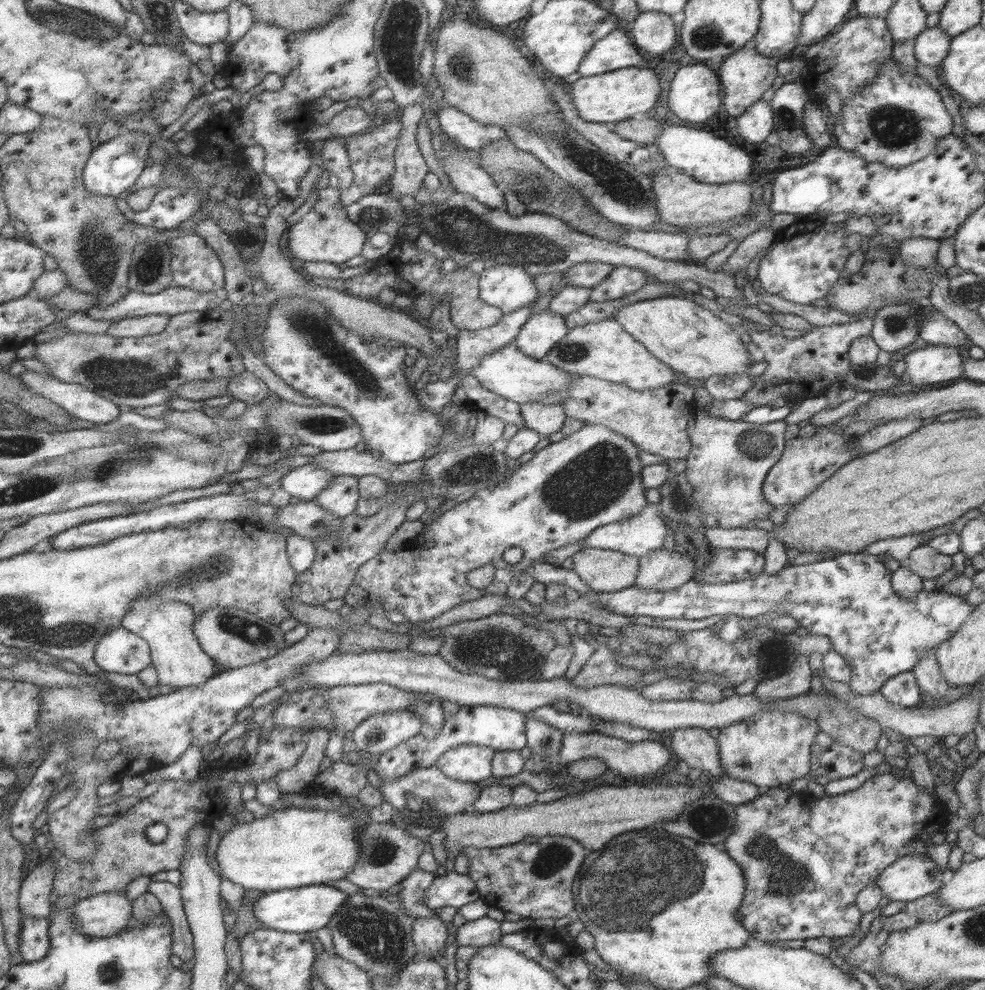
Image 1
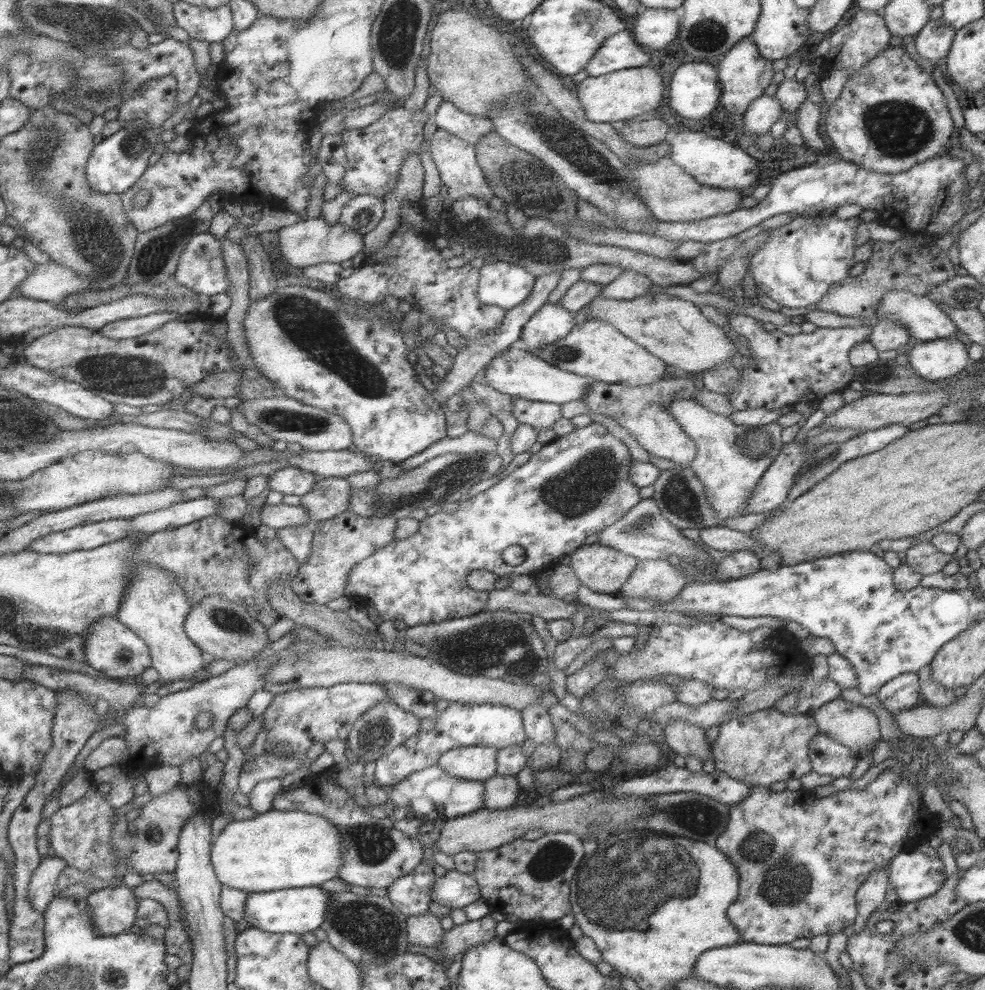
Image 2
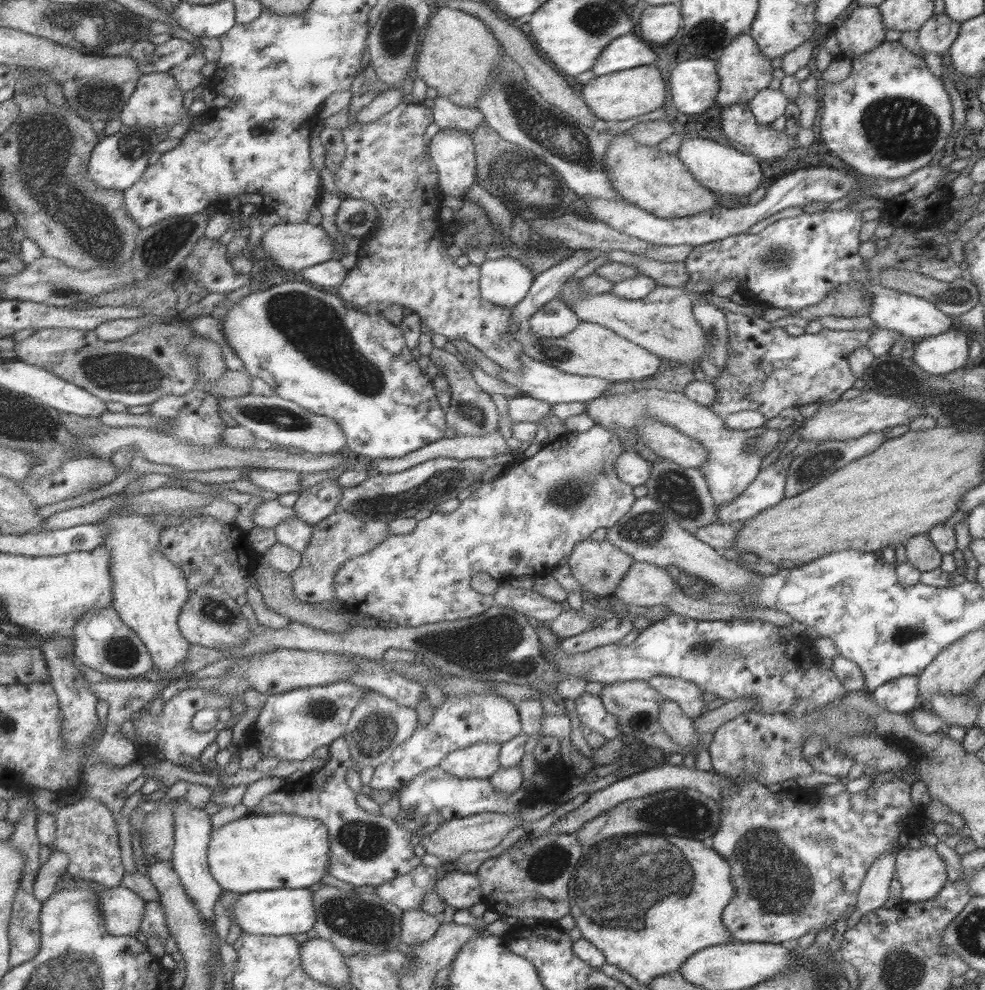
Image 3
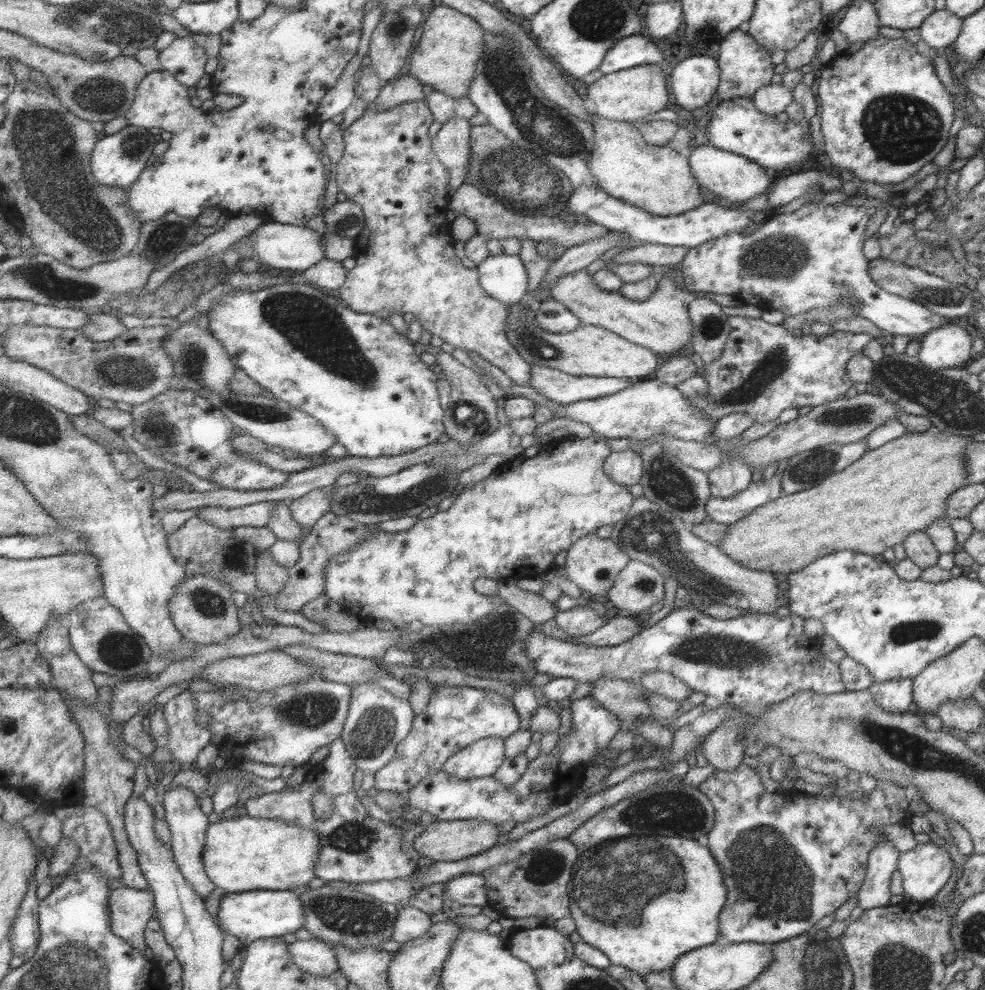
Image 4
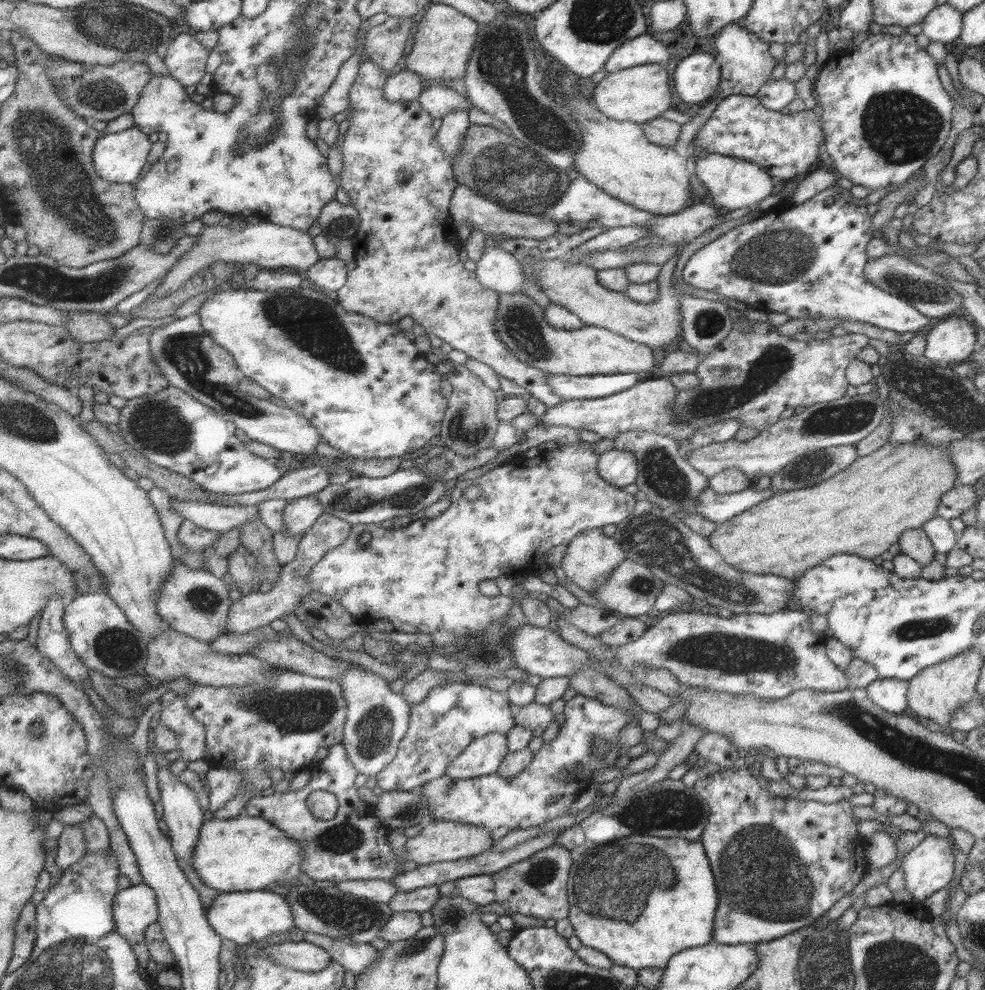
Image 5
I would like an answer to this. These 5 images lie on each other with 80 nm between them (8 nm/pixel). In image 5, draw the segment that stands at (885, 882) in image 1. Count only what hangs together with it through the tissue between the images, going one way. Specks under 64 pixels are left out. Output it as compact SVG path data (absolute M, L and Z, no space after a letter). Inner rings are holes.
M936 835L925 838L914 846L900 862L906 888L914 902L920 903L933 892L947 888L953 870L954 844L952 839Z

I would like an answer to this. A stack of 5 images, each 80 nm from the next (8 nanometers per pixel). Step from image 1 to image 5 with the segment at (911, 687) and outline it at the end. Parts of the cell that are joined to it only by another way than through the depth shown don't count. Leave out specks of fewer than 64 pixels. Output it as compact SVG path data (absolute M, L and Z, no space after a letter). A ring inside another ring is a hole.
M878 678L864 690L873 704L887 713L899 715L907 708L907 688L907 681Z

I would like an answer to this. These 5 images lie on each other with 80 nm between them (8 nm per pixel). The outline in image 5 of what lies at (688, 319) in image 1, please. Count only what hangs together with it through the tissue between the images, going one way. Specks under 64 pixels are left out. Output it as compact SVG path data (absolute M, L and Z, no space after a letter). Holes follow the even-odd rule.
M685 243L676 246L676 253L670 260L666 260L659 269L660 276L656 279L657 299L649 305L632 302L624 292L613 292L603 288L598 284L596 270L581 263L570 265L564 261L564 258L542 259L535 256L524 255L518 257L520 269L522 270L525 284L523 292L527 289L529 278L535 278L535 285L539 291L543 292L548 300L555 305L566 308L579 317L585 325L599 326L619 334L627 340L644 344L649 348L663 348L671 341L676 340L680 335L680 310L679 301L673 295L672 274L675 268L675 262Z

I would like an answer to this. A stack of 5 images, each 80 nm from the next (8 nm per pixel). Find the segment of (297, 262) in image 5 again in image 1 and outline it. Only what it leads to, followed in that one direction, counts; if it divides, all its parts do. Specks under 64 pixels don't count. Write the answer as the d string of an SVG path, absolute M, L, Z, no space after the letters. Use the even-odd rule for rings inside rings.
M327 187L318 191L318 198L311 210L297 220L296 224L288 226L287 230L287 248L291 252L293 258L301 260L301 262L331 262L333 264L341 264L353 256L357 256L361 252L361 246L365 242L366 234L359 229L353 222L347 219L345 215L345 207L341 207L339 201L340 191Z

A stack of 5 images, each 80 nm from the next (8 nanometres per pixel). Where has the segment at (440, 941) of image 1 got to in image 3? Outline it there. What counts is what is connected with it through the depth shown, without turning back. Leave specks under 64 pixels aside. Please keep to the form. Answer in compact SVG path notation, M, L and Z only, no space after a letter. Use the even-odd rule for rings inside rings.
M405 910L400 920L400 942L412 945L427 940L440 923L421 910Z

